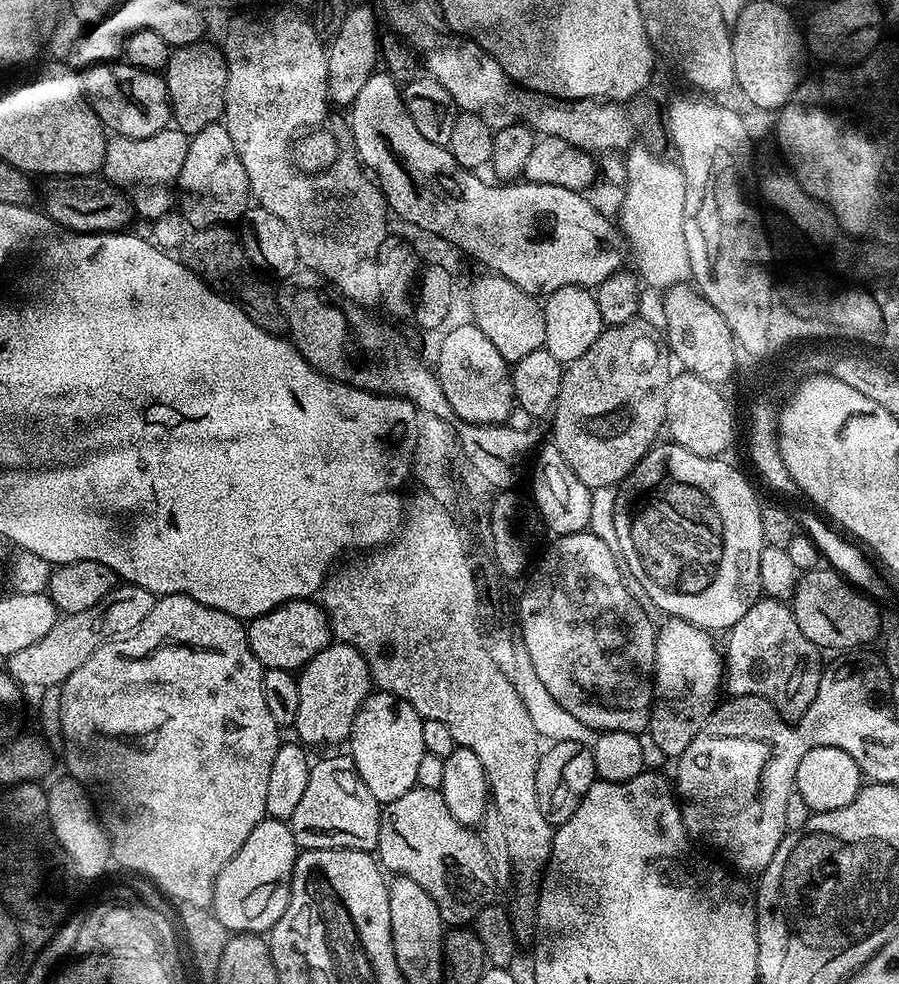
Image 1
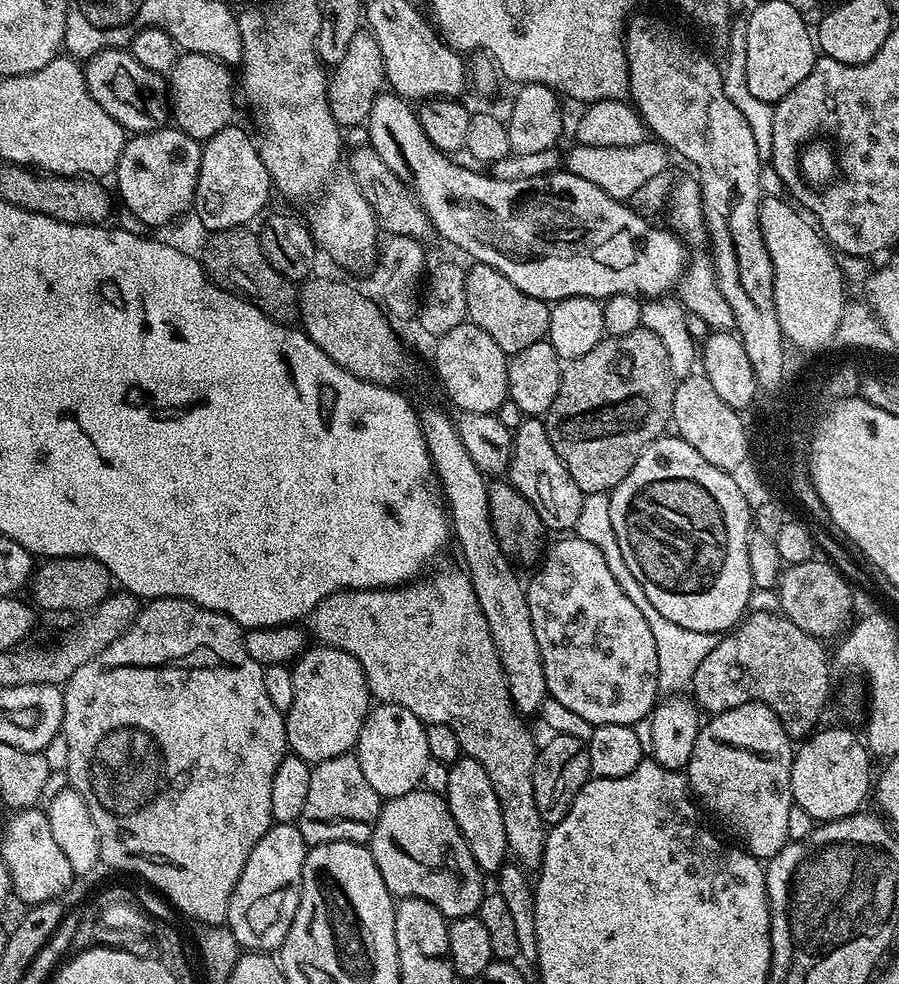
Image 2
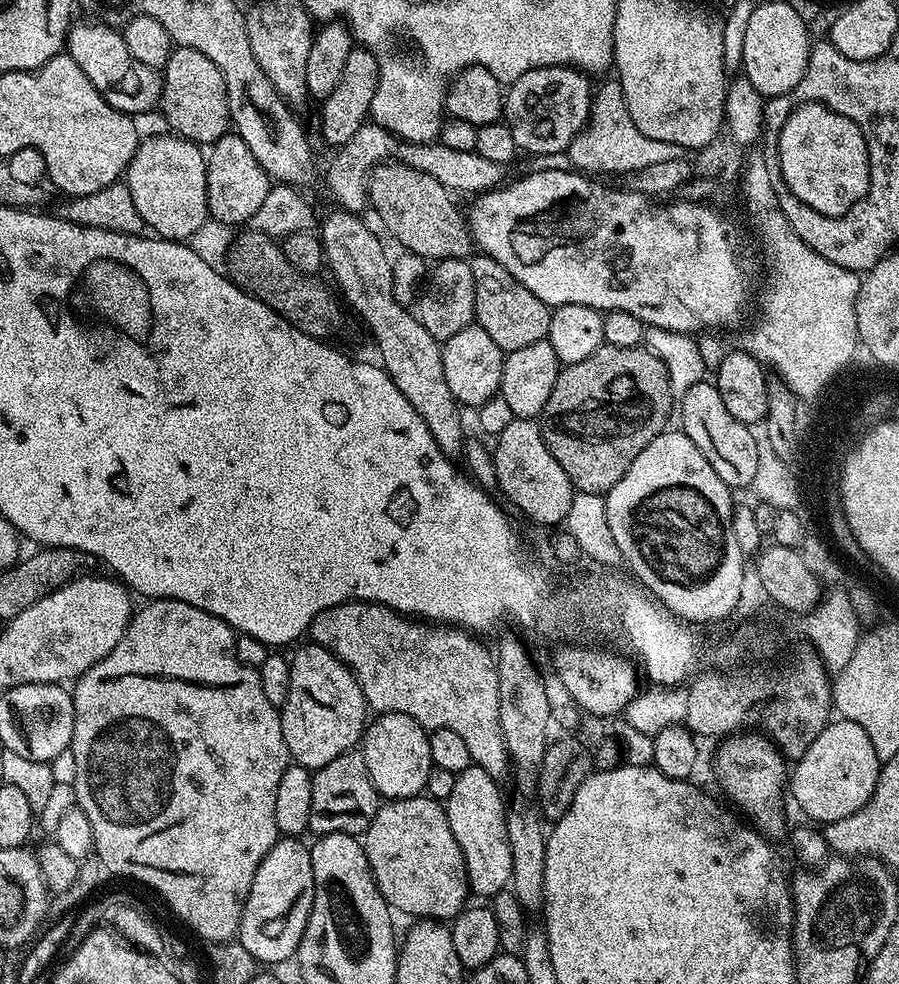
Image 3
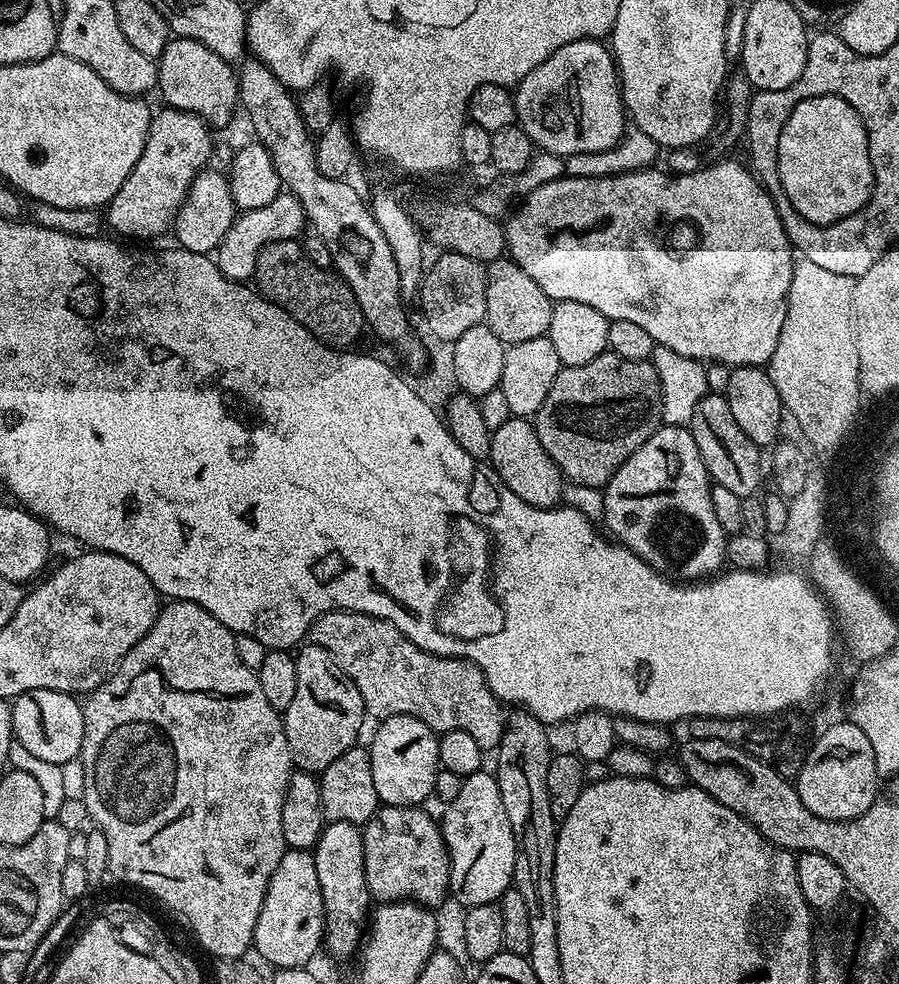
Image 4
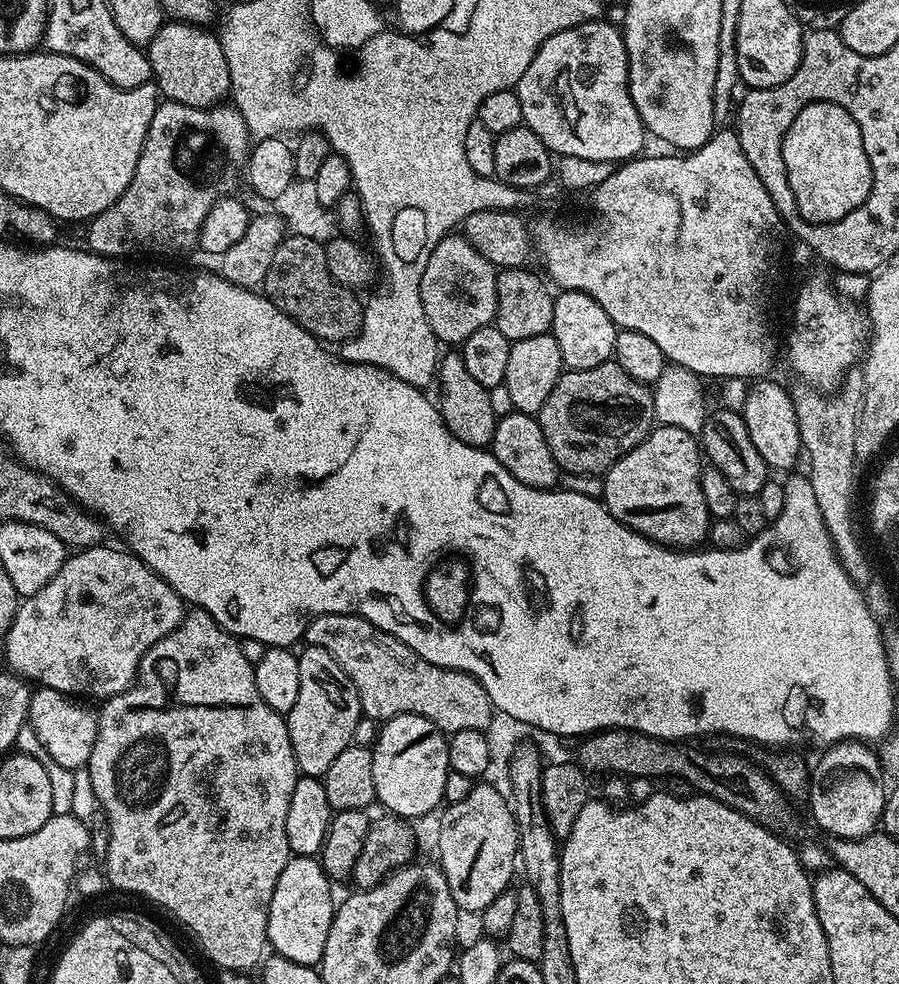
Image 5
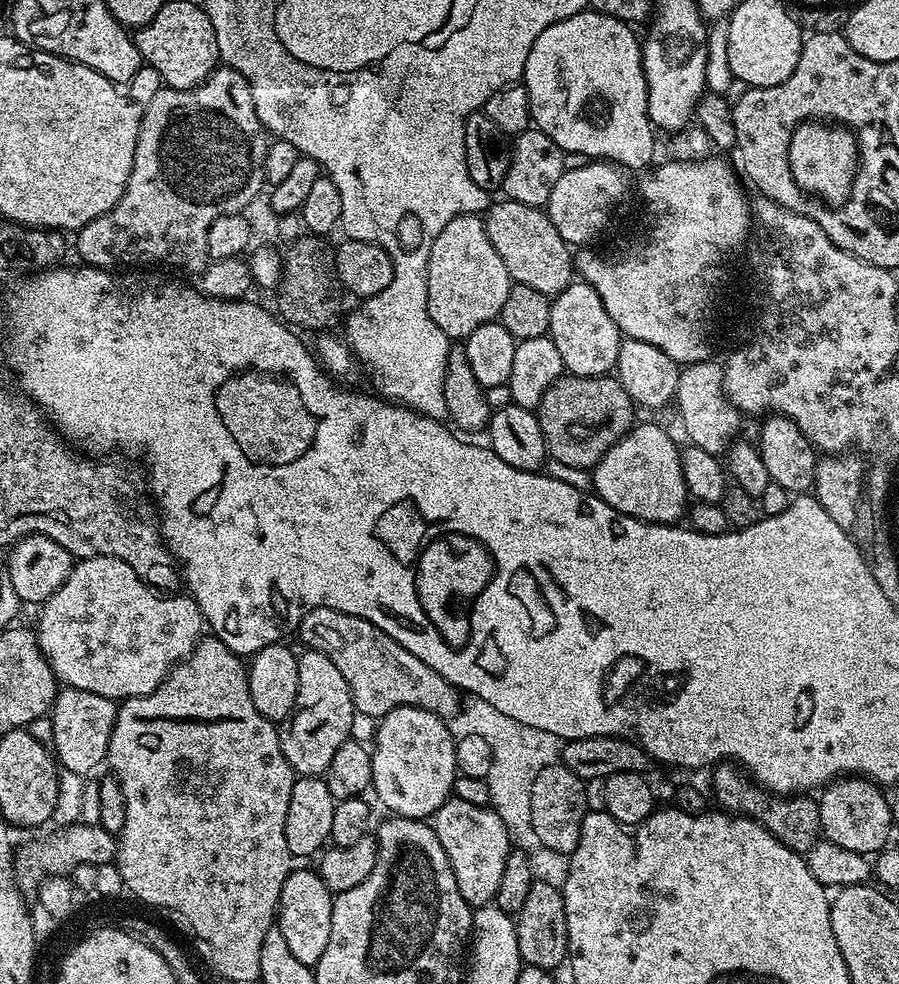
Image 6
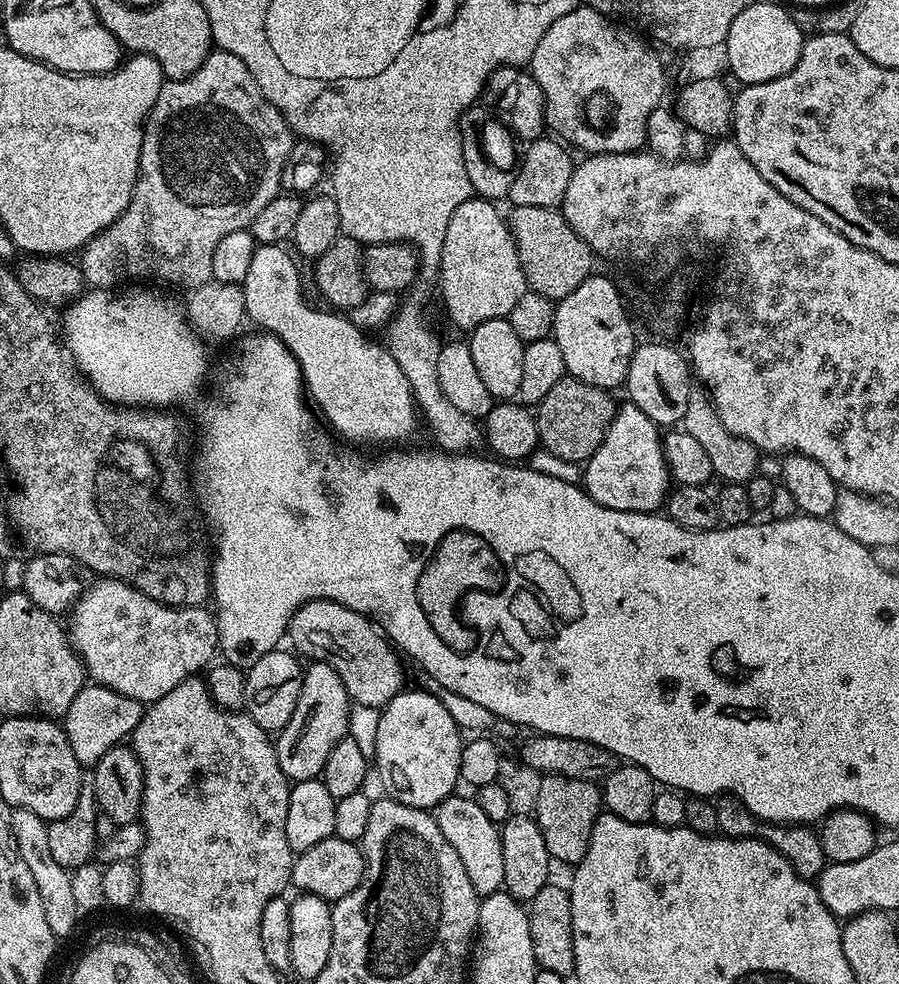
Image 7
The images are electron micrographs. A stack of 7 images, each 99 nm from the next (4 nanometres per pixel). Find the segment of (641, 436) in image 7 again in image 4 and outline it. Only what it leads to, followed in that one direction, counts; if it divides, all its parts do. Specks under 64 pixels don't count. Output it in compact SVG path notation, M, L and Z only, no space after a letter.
M687 427L657 428L649 440L642 442L642 446L626 458L624 465L608 481L603 493L603 523L608 524L607 531L619 543L638 554L638 558L646 561L655 572L662 572L680 582L699 582L717 575L725 567L726 534L722 526L718 526L710 477Z

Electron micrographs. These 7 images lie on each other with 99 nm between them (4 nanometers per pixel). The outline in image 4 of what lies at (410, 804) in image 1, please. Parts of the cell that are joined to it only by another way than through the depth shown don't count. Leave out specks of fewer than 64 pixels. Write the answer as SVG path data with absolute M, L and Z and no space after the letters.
M389 804L377 808L363 825L366 886L373 901L411 900L425 906L437 906L449 899L448 848L444 845L437 817L424 810L420 806L403 808Z

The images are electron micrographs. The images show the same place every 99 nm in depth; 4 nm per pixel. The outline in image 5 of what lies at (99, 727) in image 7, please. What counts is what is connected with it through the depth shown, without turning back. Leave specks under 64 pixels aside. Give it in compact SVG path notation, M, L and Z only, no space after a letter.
M37 687L28 707L27 723L32 725L34 733L45 748L47 759L71 770L87 765L98 734L97 713L80 704L83 703L79 699L67 696L65 692Z

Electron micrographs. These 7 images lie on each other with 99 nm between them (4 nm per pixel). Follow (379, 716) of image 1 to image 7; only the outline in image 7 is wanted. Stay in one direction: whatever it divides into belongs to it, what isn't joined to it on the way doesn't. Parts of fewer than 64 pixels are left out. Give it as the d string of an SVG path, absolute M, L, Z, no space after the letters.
M432 690L402 691L379 711L374 772L380 775L380 784L388 791L387 799L415 808L435 809L461 783L462 731Z

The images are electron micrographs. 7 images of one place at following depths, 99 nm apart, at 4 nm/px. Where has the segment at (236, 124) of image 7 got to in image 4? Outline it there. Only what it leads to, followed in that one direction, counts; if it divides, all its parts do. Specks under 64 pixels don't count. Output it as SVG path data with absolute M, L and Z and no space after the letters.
M167 106L161 109L150 122L142 158L138 158L134 170L130 170L126 182L122 182L122 190L118 190L106 206L108 224L117 232L117 237L133 236L136 240L148 240L151 236L162 235L167 228L169 231L194 178L209 167L213 135L209 125L189 112Z

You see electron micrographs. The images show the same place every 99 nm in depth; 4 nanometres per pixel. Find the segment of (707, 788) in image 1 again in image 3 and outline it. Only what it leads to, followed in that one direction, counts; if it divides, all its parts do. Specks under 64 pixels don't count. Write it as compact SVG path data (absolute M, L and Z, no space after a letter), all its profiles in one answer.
M733 734L721 739L720 749L717 750L712 764L716 767L717 782L724 787L725 794L737 804L735 807L765 837L777 838L776 836L784 832L784 812L780 809L780 795L783 792L785 795L786 792L786 761L767 735L752 735L756 734Z

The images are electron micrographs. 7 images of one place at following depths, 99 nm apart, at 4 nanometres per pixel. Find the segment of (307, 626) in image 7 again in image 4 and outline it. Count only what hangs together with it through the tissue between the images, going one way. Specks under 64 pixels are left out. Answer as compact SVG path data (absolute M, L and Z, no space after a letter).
M324 612L310 626L307 639L311 641L311 643L326 649L330 654L330 658L334 658L334 662L338 662L340 669L350 678L350 682L354 682L354 686L358 686L358 694L362 694L364 710L369 717L376 716L375 719L377 721L382 721L391 716L413 716L422 722L426 722L426 726L430 726L432 731L437 734L443 734L450 730L466 730L466 734L471 734L471 736L474 737L474 742L478 742L480 748L495 750L500 747L500 739L504 733L506 712L503 712L505 709L502 707L501 700L490 690L490 686L486 682L486 678L478 665L470 663L469 660L459 660L453 656L435 656L434 654L430 654L426 650L414 646L414 642L410 642L410 638L406 638L406 634L402 634L390 621L383 620L377 616L367 616L361 612Z

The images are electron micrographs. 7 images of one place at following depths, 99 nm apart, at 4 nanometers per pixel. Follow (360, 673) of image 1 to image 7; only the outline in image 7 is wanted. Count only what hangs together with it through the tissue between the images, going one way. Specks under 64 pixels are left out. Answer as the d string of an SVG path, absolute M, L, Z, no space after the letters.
M312 662L309 665L304 668L298 706L294 706L290 722L286 722L274 740L278 766L282 766L282 774L286 774L289 782L317 779L323 773L326 758L330 758L330 750L334 750L334 746L338 746L338 742L349 735L350 701L346 686L342 686L342 678L338 678L338 670L323 662Z

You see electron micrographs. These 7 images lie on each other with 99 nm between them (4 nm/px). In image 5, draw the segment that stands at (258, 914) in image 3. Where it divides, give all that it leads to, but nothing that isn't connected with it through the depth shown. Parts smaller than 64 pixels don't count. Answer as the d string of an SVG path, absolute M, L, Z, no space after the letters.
M292 856L286 862L286 870L278 878L278 886L274 886L274 898L270 898L270 914L268 915L268 942L271 951L282 958L290 958L290 962L295 964L306 964L309 966L319 965L322 958L322 950L326 950L326 934L330 934L332 925L332 913L334 911L334 900L332 904L332 888L330 877L324 873L324 868L320 865L319 859L315 856Z

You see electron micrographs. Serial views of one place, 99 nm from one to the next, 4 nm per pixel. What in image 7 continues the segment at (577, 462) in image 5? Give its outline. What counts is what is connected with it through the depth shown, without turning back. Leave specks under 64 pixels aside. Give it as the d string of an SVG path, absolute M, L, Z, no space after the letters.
M560 380L534 412L543 451L577 462L589 460L602 438L606 438L606 430L610 430L610 422L616 417L618 404L612 401L612 396L609 389L590 386L581 380Z

